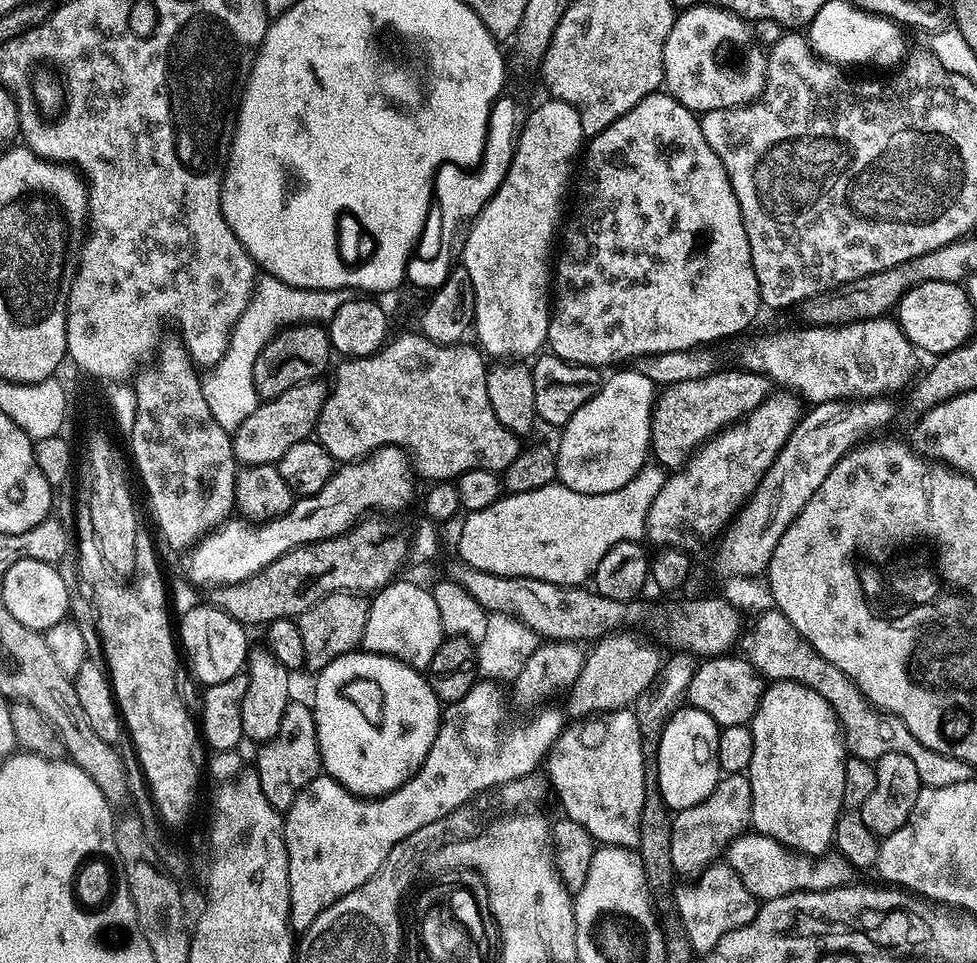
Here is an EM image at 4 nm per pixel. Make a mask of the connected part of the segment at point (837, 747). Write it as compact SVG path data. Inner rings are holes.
M774 680L765 687L760 699L760 705L754 714L750 727L752 729L752 737L754 738L754 758L750 758L750 766L746 775L752 791L751 827L759 835L773 836L780 844L787 844L789 848L795 848L797 851L807 855L815 857L825 855L833 847L836 839L836 823L842 811L844 787L846 786L846 766L844 765L846 745L840 722L836 719L835 710L830 706L830 702L826 702L826 698L822 698L822 694L818 694L813 688L807 688L804 684L799 684L794 680Z

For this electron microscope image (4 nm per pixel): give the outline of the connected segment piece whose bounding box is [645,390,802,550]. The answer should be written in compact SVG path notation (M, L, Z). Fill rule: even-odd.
M773 391L744 419L737 420L736 423L717 432L712 439L705 440L684 463L683 468L675 469L665 479L664 485L649 508L648 520L645 522L647 539L652 539L656 546L685 550L693 550L692 548L698 547L699 544L711 545L728 527L736 513L744 507L745 502L752 497L752 492L782 450L782 446L786 446L786 438L790 438L794 426L801 418L800 404L802 405L801 397L791 391Z

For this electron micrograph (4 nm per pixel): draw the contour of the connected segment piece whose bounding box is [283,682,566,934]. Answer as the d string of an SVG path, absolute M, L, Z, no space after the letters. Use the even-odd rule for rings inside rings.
M477 682L472 689L458 702L447 705L443 709L440 728L436 731L434 742L430 746L430 754L426 754L426 762L416 774L398 790L387 792L385 796L361 798L349 792L334 779L333 776L321 774L316 776L296 795L294 802L284 817L284 841L288 851L288 877L290 878L290 927L293 933L302 934L338 898L350 894L350 890L358 890L362 882L366 882L386 862L386 854L402 842L402 838L410 838L414 830L422 826L430 826L430 822L438 822L438 818L446 818L462 805L475 801L479 792L487 788L499 789L512 780L523 780L531 777L536 767L552 750L552 744L560 737L566 727L566 716L563 711L540 712L525 728L516 728L512 736L504 736L500 729L500 715L504 708L500 705L500 692L495 683Z

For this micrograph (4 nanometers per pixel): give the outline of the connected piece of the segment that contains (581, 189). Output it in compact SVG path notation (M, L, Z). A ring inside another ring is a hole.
M664 90L644 96L638 106L622 114L622 118L610 122L606 130L587 141L582 152L582 167L578 172L574 196L575 192L576 205L573 208L571 205L570 215L562 228L562 243L554 260L554 299L550 304L546 341L551 355L571 364L585 364L600 370L603 369L603 364L616 364L619 360L649 356L652 352L691 352L701 346L708 346L704 344L724 340L727 336L739 337L751 329L748 327L755 322L756 315L762 312L762 305L758 278L754 274L754 262L750 258L750 242L746 238L746 226L742 222L738 198L726 174L726 166L722 166L722 158L718 158L718 154L710 150L710 142L706 142L706 134L702 134L700 116L697 113L679 104Z

